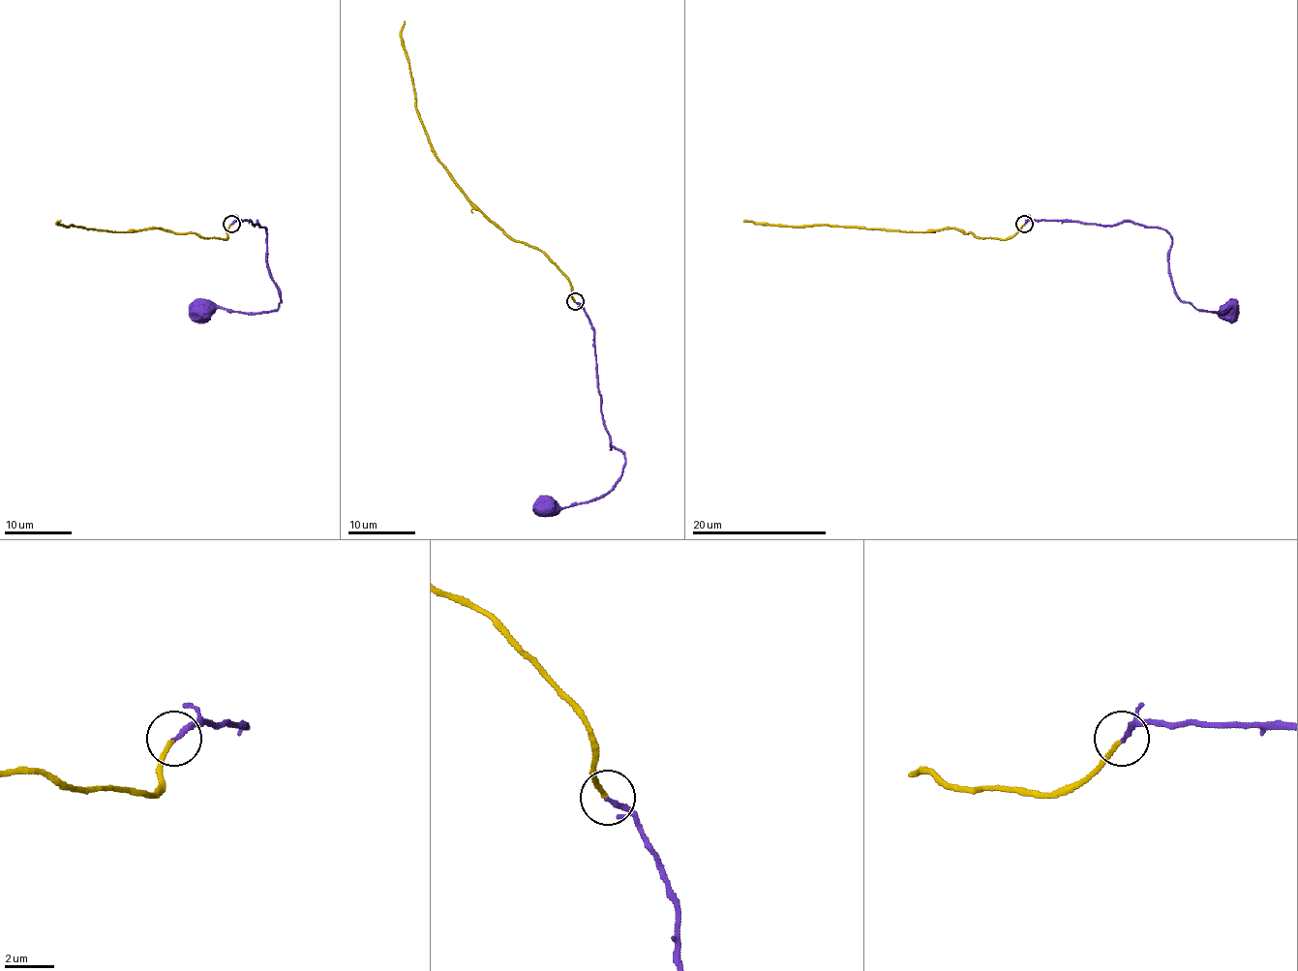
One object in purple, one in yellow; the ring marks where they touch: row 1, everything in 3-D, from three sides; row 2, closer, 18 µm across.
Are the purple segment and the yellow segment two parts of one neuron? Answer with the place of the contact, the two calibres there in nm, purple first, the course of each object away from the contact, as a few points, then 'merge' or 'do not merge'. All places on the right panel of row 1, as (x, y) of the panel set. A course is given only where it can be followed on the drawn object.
place (1024, 224); calibres 200 and 180 nm; course purple (1024, 224), (1135, 222), (1162, 228), (1171, 237), (1174, 291), (1196, 308), (1230, 308), (1230, 317); course yellow (1024, 226), (1012, 235), (1001, 239), (975, 237), (956, 228), (918, 232), (743, 220); merge

